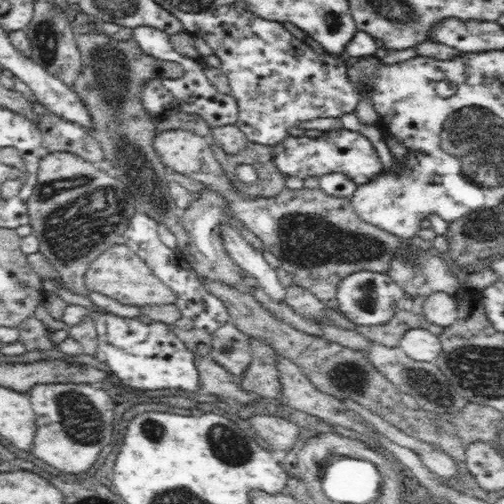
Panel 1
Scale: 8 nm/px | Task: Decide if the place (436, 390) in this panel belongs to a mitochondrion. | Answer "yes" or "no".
yes

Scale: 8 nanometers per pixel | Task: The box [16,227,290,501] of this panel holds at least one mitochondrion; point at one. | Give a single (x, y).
(79, 417)

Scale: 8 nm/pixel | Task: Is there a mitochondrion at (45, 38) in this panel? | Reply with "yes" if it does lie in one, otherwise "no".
yes

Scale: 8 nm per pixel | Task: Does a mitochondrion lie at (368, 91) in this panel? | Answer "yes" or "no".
no

